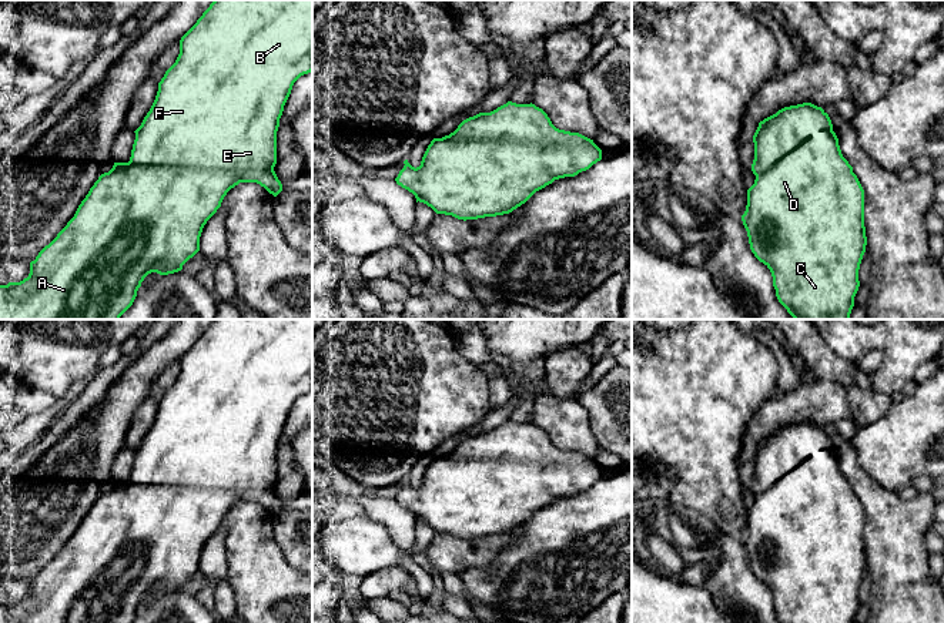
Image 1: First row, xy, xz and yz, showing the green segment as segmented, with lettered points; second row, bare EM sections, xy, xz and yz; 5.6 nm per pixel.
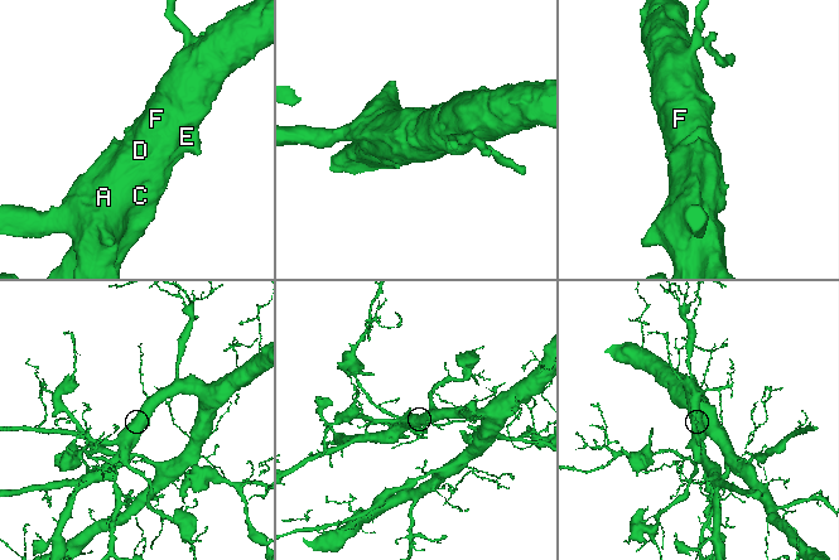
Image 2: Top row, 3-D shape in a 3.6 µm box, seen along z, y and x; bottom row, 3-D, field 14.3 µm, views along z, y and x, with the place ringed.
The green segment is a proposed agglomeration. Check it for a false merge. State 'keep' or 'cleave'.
keep

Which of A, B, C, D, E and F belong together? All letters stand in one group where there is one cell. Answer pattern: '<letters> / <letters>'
A B C D E F

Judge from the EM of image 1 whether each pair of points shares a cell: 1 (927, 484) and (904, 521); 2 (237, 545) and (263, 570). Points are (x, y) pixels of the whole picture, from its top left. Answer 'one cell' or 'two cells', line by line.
1: two cells
2: one cell

